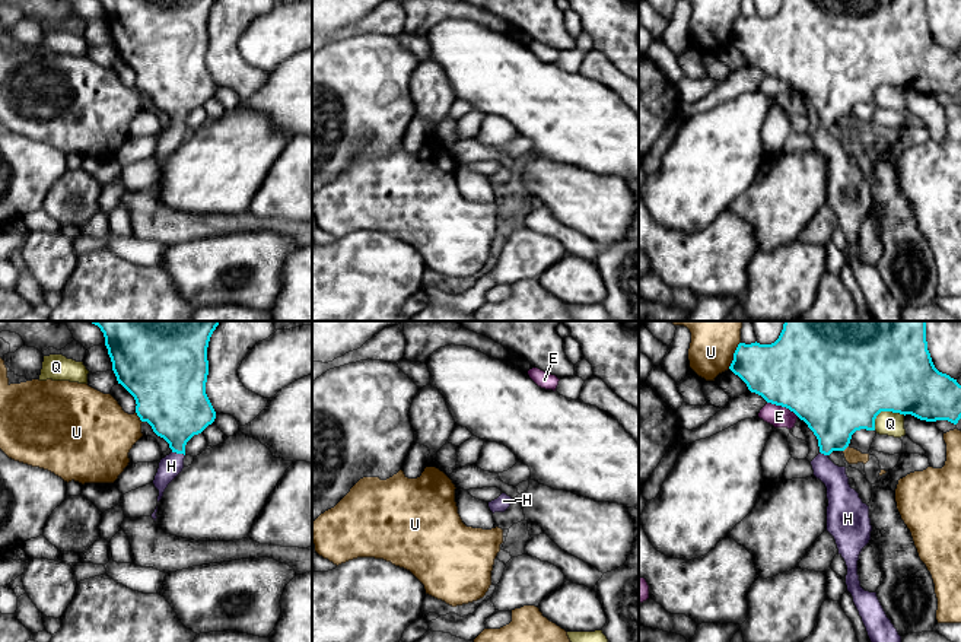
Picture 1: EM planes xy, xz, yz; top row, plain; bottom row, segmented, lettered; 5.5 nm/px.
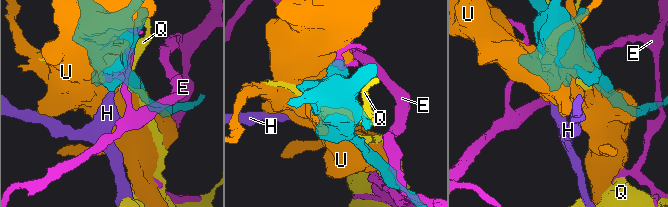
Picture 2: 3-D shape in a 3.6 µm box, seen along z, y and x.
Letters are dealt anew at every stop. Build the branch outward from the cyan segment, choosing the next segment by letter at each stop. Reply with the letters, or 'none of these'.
H

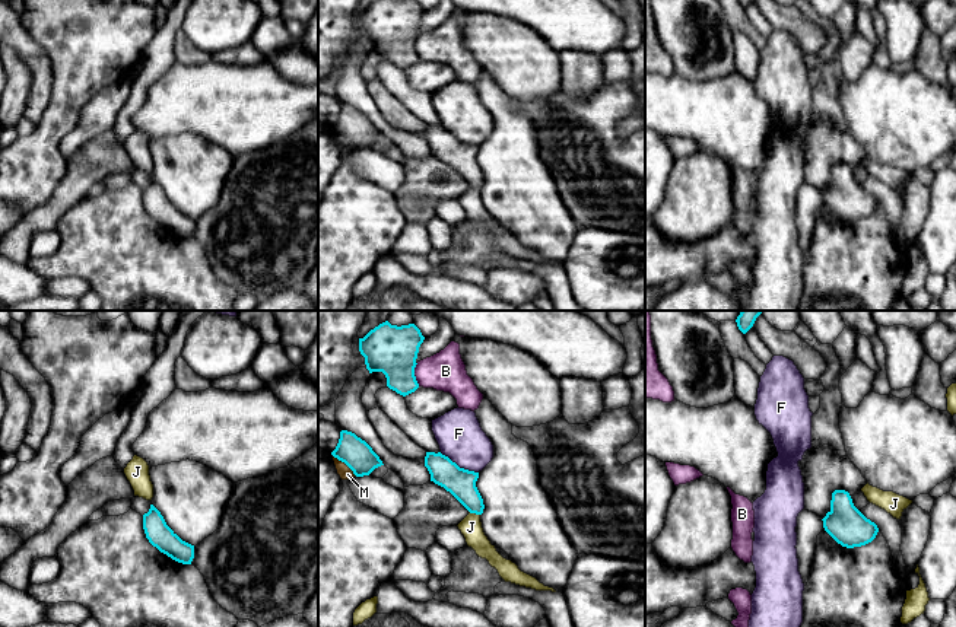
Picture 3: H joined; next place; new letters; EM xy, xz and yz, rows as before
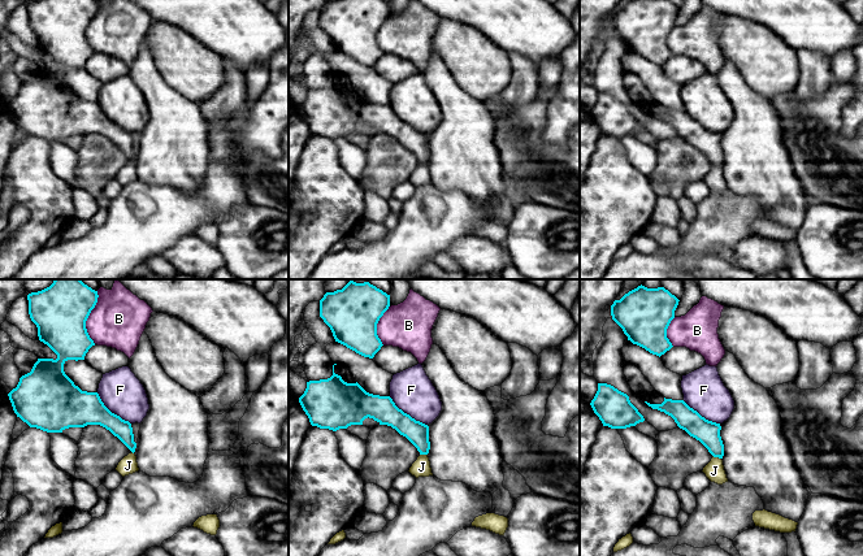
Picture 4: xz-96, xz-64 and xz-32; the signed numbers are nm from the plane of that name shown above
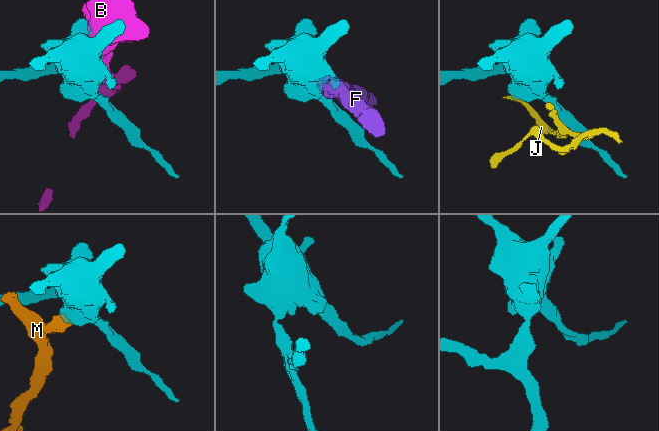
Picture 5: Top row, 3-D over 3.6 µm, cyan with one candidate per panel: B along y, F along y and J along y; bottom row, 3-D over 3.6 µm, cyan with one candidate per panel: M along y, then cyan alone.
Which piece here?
none of these

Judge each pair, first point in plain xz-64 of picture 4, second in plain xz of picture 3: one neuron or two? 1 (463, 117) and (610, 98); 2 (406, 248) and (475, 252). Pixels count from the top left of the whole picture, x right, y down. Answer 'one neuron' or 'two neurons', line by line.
1: two neurons
2: one neuron

